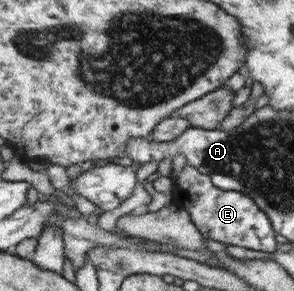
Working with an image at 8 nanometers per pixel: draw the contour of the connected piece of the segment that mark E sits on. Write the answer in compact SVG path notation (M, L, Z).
M185 164L173 180L171 203L183 208L190 217L191 223L200 232L203 239L217 240L225 245L241 246L249 250L275 251L275 240L271 230L271 220L256 206L255 200L248 195L229 190L220 190L211 182L211 176L195 171Z

